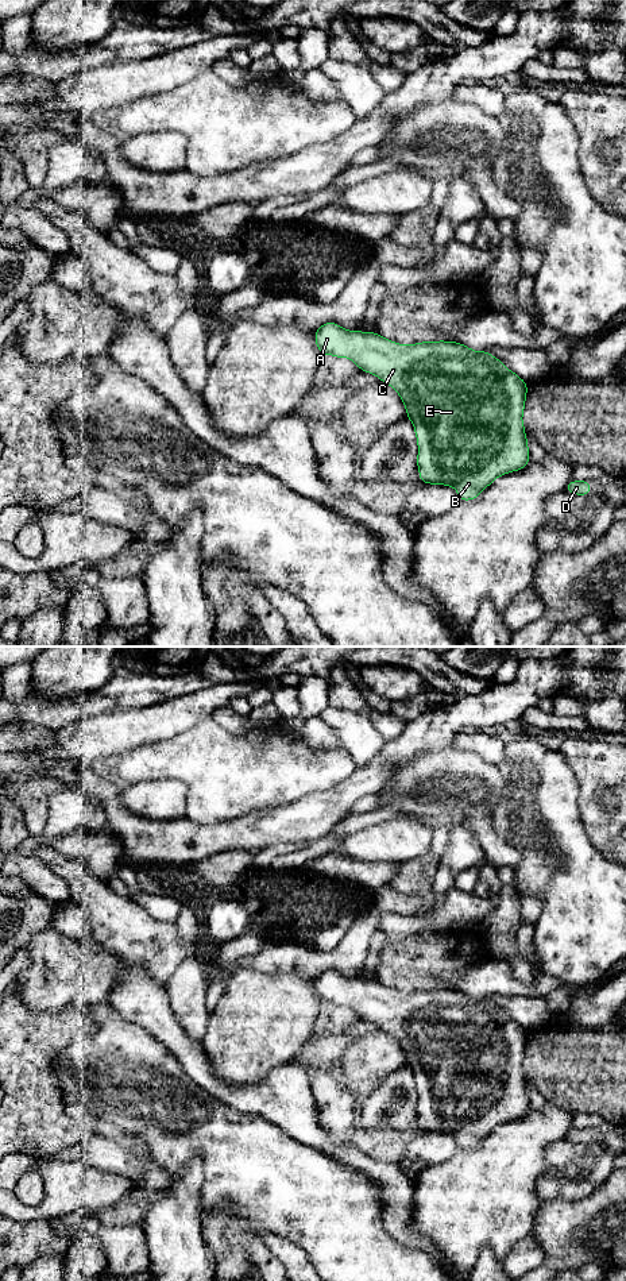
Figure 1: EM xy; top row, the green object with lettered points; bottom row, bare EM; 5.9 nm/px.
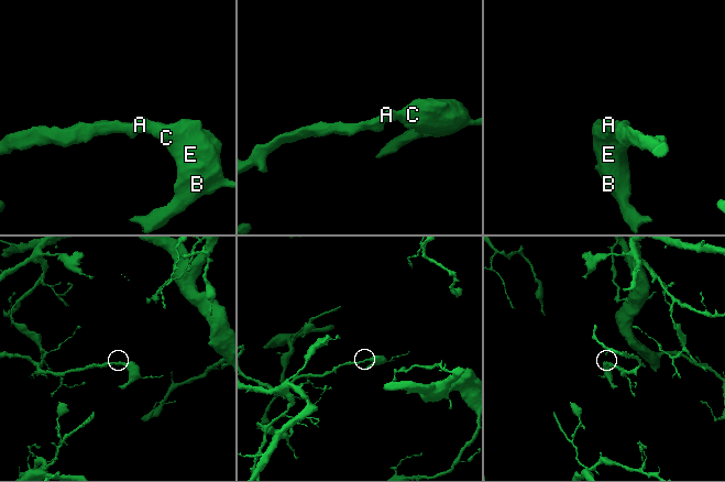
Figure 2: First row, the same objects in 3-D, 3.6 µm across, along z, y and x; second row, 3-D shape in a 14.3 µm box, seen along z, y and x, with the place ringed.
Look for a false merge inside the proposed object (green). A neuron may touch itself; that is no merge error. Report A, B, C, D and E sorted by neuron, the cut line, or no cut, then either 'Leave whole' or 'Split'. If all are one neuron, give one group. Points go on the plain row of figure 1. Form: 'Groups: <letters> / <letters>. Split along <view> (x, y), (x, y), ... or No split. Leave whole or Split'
Groups: A B C D E. No split. Leave whole

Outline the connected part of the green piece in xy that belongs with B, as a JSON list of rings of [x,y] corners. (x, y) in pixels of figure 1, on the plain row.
[[[332,969],[316,977],[314,989],[321,1004],[351,1007],[358,1016],[374,1022],[398,1041],[406,1056],[406,1065],[414,1073],[418,1093],[417,1116],[422,1131],[455,1135],[459,1149],[471,1149],[496,1126],[528,1114],[530,1100],[522,1068],[528,1031],[490,1000],[447,988],[405,993],[376,980],[348,979]]]

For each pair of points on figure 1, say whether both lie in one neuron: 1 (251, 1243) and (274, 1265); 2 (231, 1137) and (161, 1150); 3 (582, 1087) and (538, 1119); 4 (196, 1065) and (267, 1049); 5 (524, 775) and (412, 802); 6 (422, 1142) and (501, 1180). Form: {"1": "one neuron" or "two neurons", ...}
{"1": "one neuron", "2": "one neuron", "3": "two neurons", "4": "two neurons", "5": "two neurons", "6": "two neurons"}

